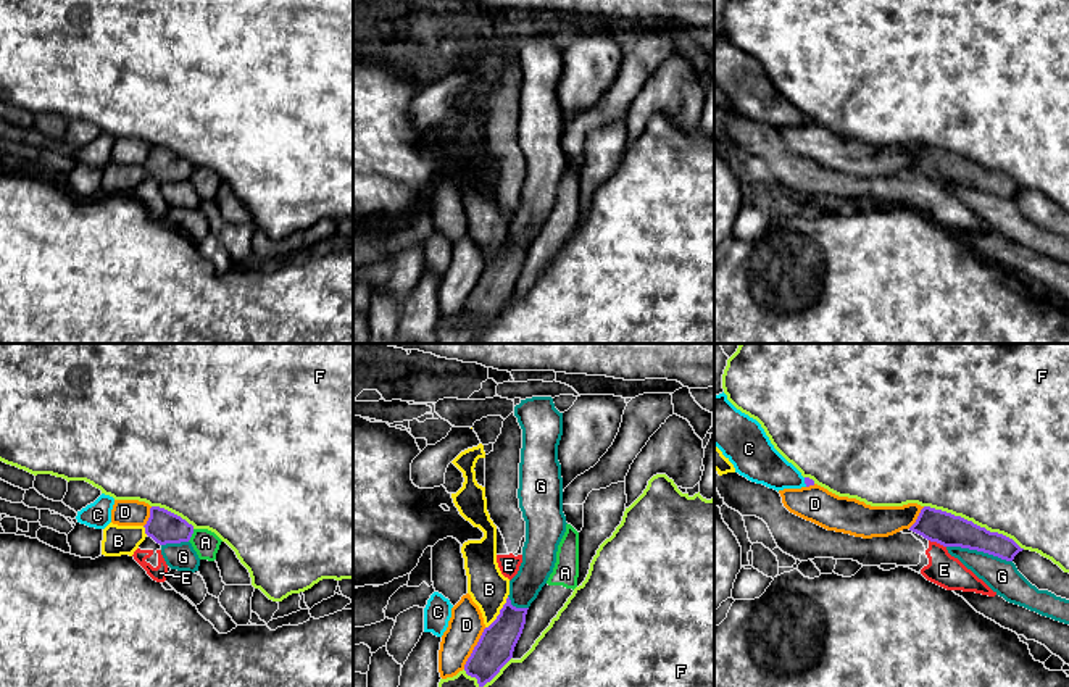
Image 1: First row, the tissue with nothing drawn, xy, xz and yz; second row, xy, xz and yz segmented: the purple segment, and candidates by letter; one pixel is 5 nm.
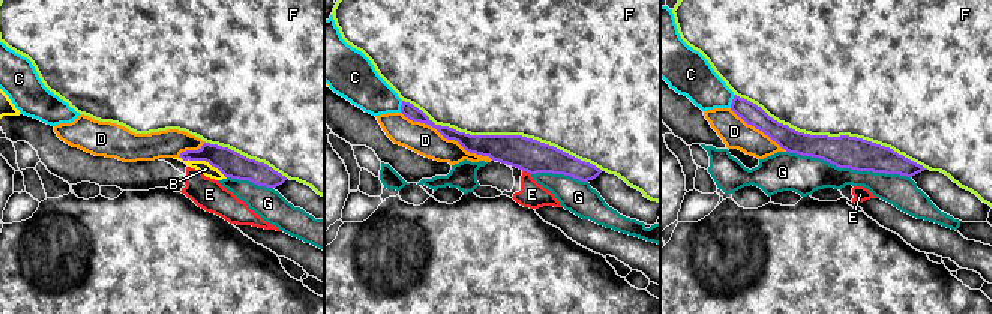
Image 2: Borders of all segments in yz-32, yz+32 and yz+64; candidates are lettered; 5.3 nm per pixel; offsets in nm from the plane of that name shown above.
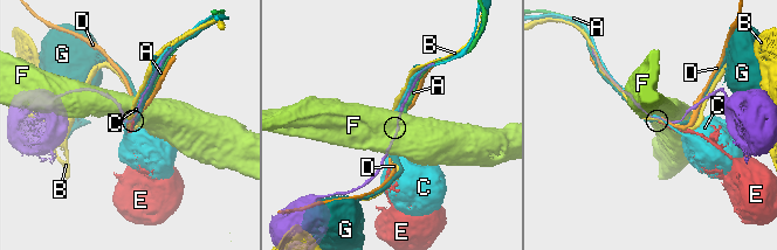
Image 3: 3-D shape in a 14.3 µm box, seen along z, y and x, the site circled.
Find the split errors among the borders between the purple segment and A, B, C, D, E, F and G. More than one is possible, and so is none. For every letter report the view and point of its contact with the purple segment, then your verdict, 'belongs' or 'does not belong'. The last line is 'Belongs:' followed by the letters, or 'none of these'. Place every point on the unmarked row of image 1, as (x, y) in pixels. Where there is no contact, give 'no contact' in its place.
A: contact xy (191, 174); does not belong
B: contact xz (500, 252); does not belong
C: contact yz (805, 121); does not belong
D: contact xz (474, 287); does not belong
E: contact yz (937, 181); does not belong
F: contact yz (973, 162); does not belong
G: contact yz (979, 189); does not belong
Belongs: none of these

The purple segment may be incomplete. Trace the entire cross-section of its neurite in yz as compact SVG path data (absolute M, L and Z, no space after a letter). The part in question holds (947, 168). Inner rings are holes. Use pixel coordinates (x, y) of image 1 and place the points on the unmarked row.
M930 145L921 148L909 169L943 185L977 189L1006 200L1013 200L1024 189L1003 173L990 171L972 160Z

